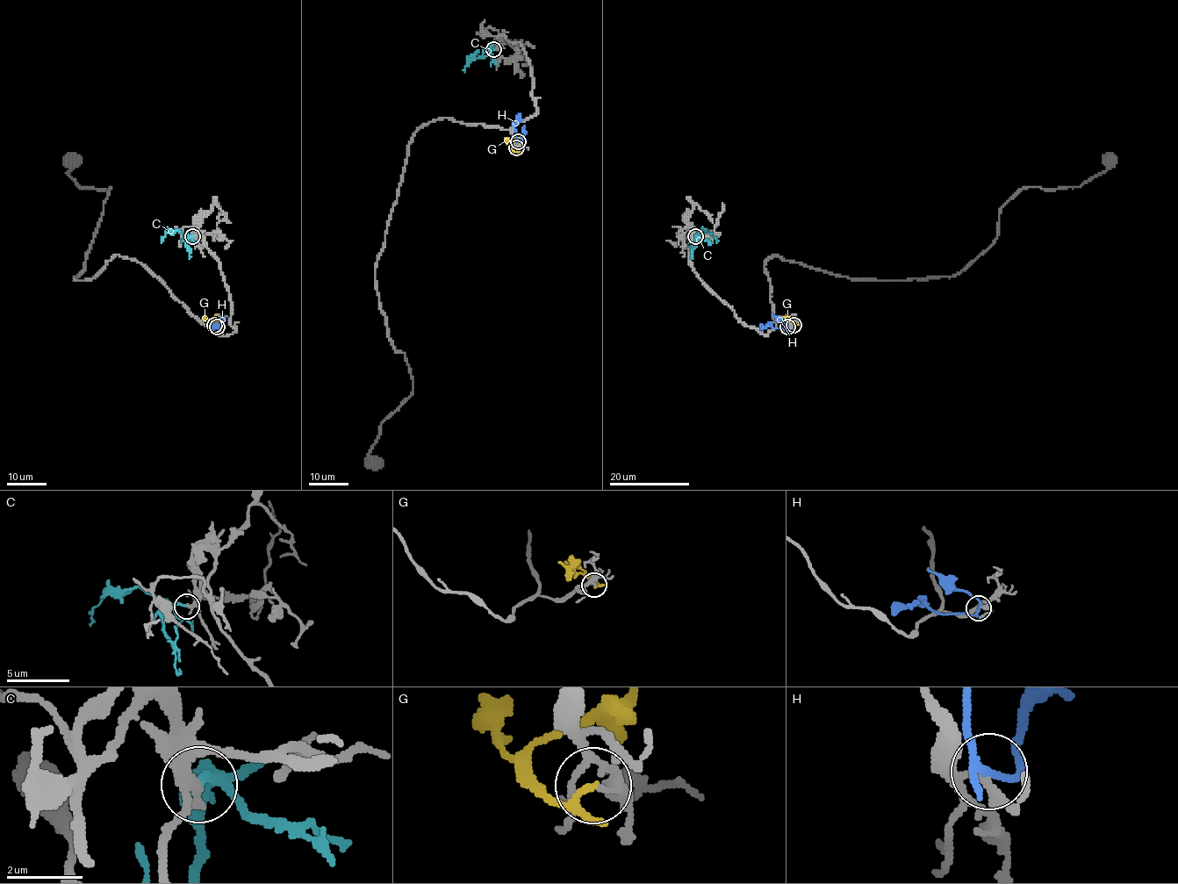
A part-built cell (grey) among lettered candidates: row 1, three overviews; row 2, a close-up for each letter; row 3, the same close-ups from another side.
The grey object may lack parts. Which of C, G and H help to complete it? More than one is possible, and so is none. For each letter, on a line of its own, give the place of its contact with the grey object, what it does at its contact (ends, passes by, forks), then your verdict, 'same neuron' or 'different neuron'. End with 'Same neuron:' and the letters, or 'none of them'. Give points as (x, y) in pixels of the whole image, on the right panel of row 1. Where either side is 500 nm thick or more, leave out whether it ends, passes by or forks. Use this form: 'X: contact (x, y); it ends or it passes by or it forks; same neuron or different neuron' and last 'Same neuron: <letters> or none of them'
C: contact (695, 236); it ends; same neuron
G: contact (793, 325); it passes by; different neuron
H: contact (787, 327); it forks; different neuron
Same neuron: C

